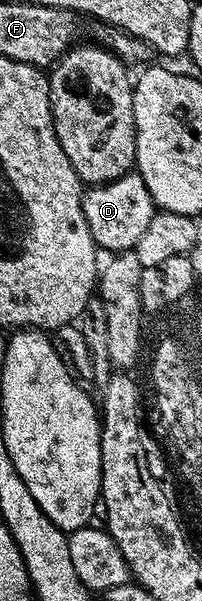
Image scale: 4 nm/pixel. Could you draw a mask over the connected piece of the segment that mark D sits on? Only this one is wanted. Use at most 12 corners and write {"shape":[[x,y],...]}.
{"shape":[[135,171],[85,188],[97,250],[135,250],[157,212]]}

